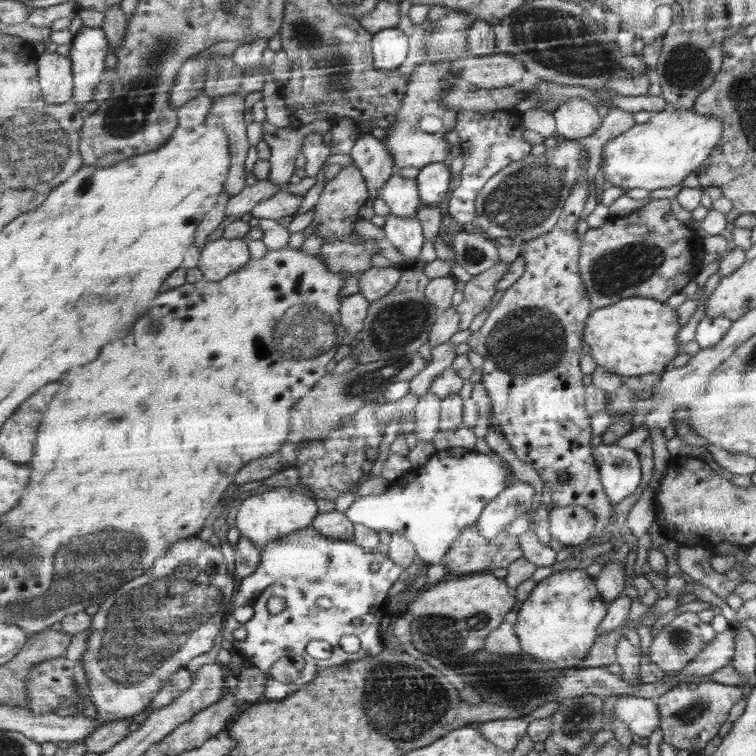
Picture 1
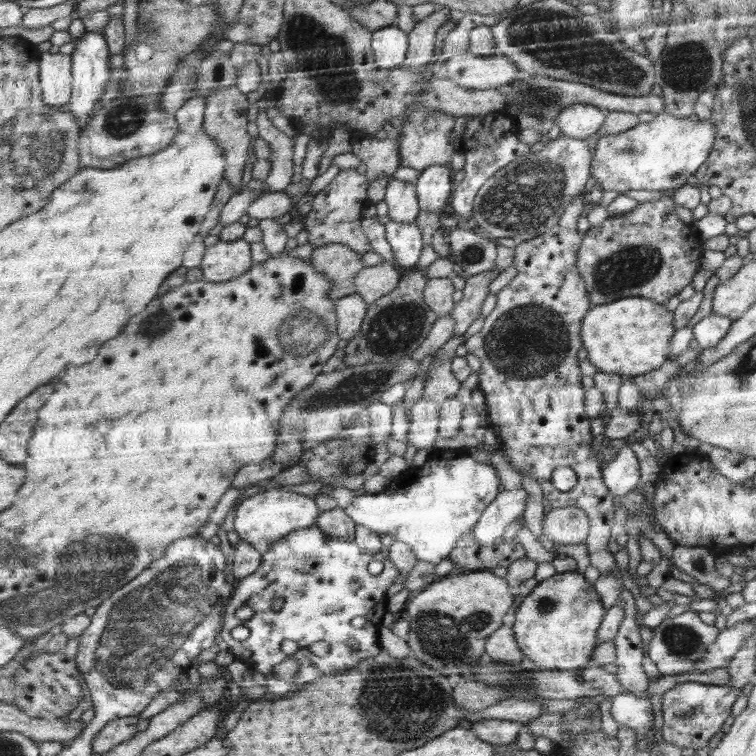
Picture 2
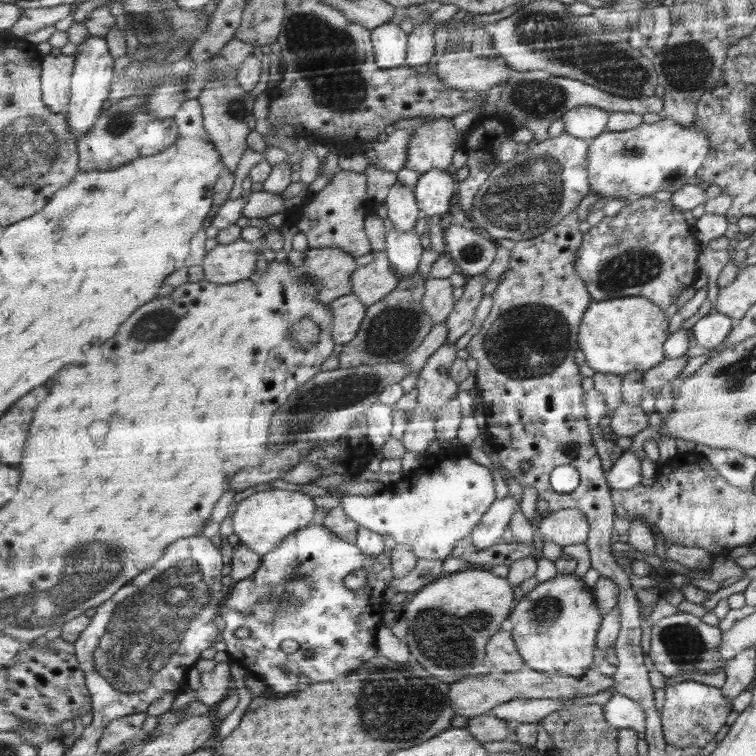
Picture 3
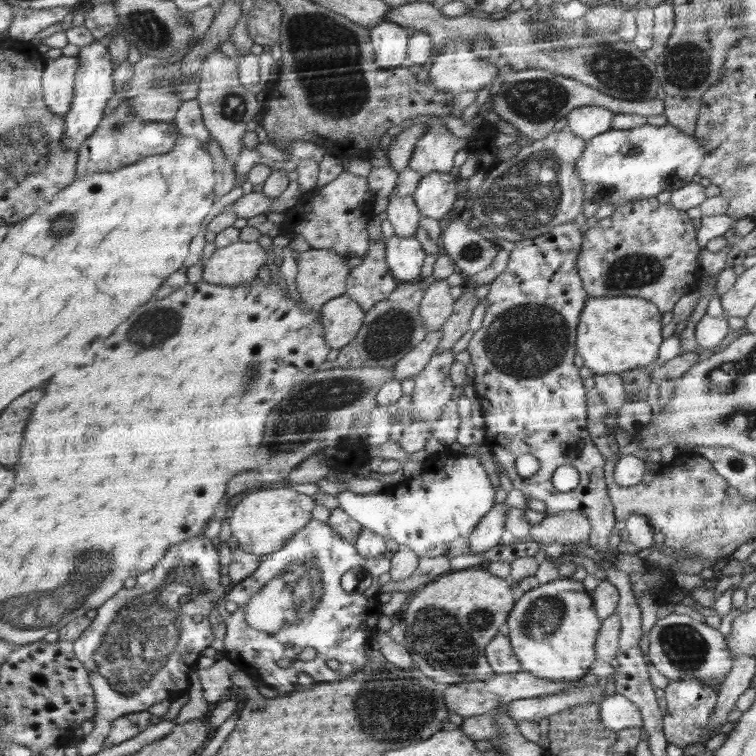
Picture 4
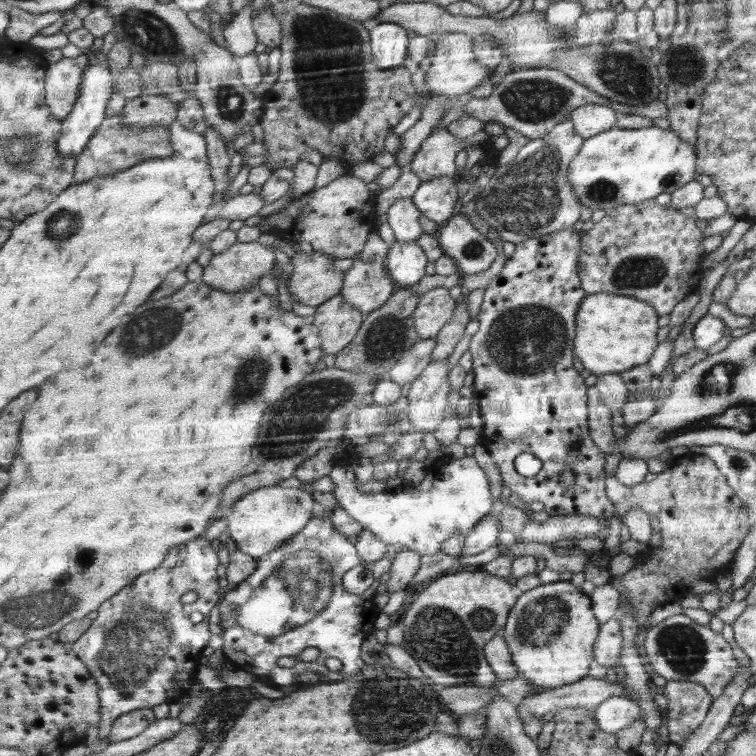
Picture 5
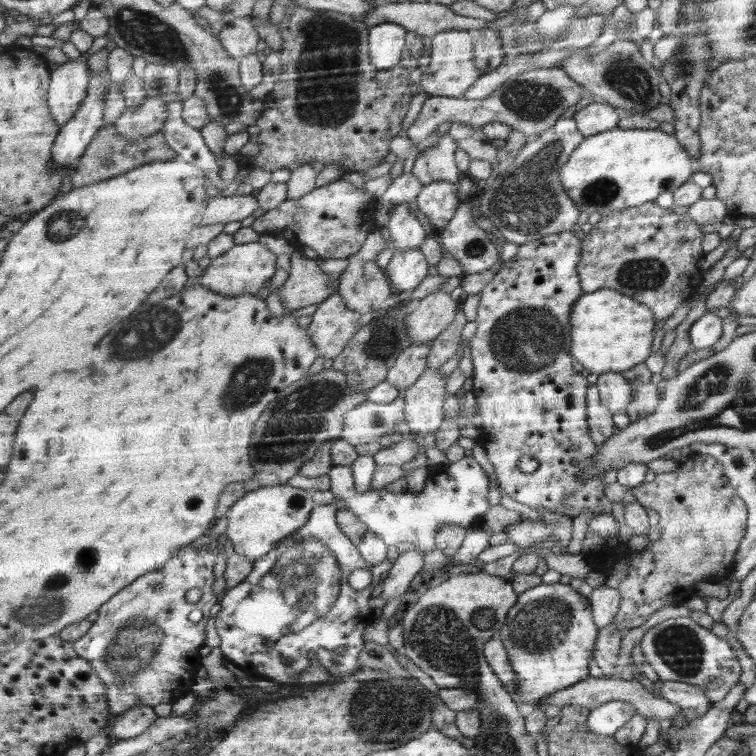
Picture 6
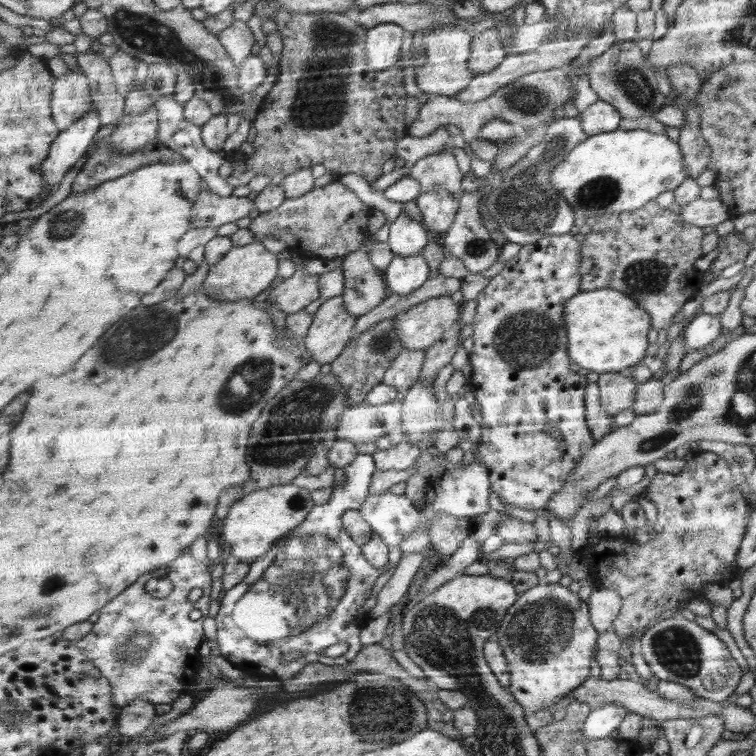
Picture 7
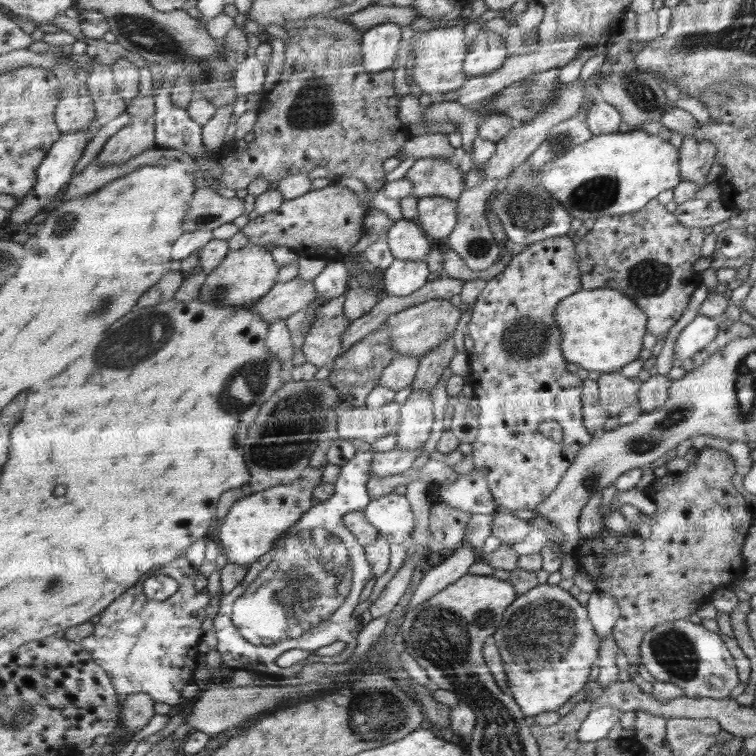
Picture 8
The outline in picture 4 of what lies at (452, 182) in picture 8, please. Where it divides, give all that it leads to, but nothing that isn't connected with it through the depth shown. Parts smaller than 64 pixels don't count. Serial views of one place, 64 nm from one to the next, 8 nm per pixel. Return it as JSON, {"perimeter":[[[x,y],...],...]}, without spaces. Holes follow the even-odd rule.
{"perimeter":[[[444,124],[428,127],[412,152],[410,168],[422,176],[431,175],[432,172],[450,174],[450,170],[454,168],[454,154],[466,149],[466,146],[471,148],[475,140],[476,138],[456,138]]]}

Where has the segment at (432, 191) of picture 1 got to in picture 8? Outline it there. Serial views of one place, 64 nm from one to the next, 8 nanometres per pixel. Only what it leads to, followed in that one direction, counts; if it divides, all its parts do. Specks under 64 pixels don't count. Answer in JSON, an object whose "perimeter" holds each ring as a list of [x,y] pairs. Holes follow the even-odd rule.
{"perimeter":[[[425,196],[417,199],[418,226],[435,244],[444,242],[458,222],[458,202],[443,196]]]}

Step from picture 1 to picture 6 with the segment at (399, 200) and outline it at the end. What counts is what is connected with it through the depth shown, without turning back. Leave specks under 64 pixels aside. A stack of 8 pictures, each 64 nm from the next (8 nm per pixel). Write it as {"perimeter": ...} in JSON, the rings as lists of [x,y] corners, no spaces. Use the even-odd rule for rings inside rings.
{"perimeter":[[[401,202],[396,205],[385,225],[390,230],[390,240],[396,250],[412,250],[420,248],[428,238],[429,231],[426,231],[422,224],[411,211],[409,203]]]}

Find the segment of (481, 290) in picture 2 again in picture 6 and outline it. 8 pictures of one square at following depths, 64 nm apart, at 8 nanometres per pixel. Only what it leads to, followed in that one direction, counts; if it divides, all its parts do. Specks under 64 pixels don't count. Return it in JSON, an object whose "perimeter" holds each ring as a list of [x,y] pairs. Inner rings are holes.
{"perimeter":[[[464,311],[457,312],[454,322],[431,342],[425,370],[438,370],[444,362],[454,356],[454,352],[458,350],[458,344],[462,340],[464,324],[466,324]]]}

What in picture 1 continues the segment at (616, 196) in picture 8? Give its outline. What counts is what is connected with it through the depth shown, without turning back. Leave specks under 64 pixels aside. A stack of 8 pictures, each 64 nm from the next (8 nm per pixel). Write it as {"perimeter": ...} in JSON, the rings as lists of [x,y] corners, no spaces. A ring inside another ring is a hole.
{"perimeter":[[[694,110],[654,113],[645,124],[636,124],[604,145],[598,169],[604,173],[604,188],[642,188],[650,192],[683,183],[711,156],[722,135],[723,124],[714,116],[700,116]]]}

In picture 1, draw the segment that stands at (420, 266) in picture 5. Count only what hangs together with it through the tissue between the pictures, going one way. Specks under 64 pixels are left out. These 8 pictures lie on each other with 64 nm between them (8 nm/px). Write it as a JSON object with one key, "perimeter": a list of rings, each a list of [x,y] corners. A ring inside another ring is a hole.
{"perimeter":[[[390,213],[386,216],[385,222],[383,230],[387,240],[390,240],[392,246],[405,256],[402,265],[418,266],[418,256],[425,243],[420,221],[416,216],[401,217]]]}

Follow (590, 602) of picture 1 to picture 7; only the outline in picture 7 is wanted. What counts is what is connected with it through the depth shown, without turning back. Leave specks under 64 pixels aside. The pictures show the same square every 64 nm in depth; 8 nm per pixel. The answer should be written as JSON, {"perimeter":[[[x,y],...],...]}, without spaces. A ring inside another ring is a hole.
{"perimeter":[[[540,584],[526,590],[523,594],[520,594],[519,600],[516,601],[516,604],[508,609],[508,615],[504,616],[503,622],[501,623],[500,631],[496,632],[496,641],[500,644],[502,648],[502,654],[504,654],[505,659],[507,660],[508,670],[511,674],[511,684],[508,687],[509,691],[515,696],[515,699],[520,705],[523,706],[524,712],[526,714],[532,714],[538,712],[538,710],[546,710],[552,706],[558,704],[561,698],[564,698],[570,691],[574,691],[575,688],[578,688],[580,684],[584,682],[590,676],[590,664],[594,660],[599,652],[599,638],[596,634],[595,625],[590,624],[591,616],[588,616],[588,604],[586,602],[580,602],[580,598],[570,592],[568,588],[558,584]]]}

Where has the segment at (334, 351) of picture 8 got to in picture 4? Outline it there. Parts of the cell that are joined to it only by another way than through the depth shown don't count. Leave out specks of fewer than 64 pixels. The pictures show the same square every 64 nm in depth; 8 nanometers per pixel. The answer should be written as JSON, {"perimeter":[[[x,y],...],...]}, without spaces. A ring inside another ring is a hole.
{"perimeter":[[[346,294],[324,303],[319,309],[325,339],[332,348],[346,346],[357,335],[364,317],[363,308]]]}

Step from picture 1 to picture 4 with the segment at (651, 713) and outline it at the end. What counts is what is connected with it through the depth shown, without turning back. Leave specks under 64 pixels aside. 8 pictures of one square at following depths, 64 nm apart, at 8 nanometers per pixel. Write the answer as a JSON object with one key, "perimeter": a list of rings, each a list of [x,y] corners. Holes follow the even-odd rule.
{"perimeter":[[[615,693],[599,703],[600,722],[604,727],[619,731],[633,727],[643,728],[640,709],[625,696]]]}

